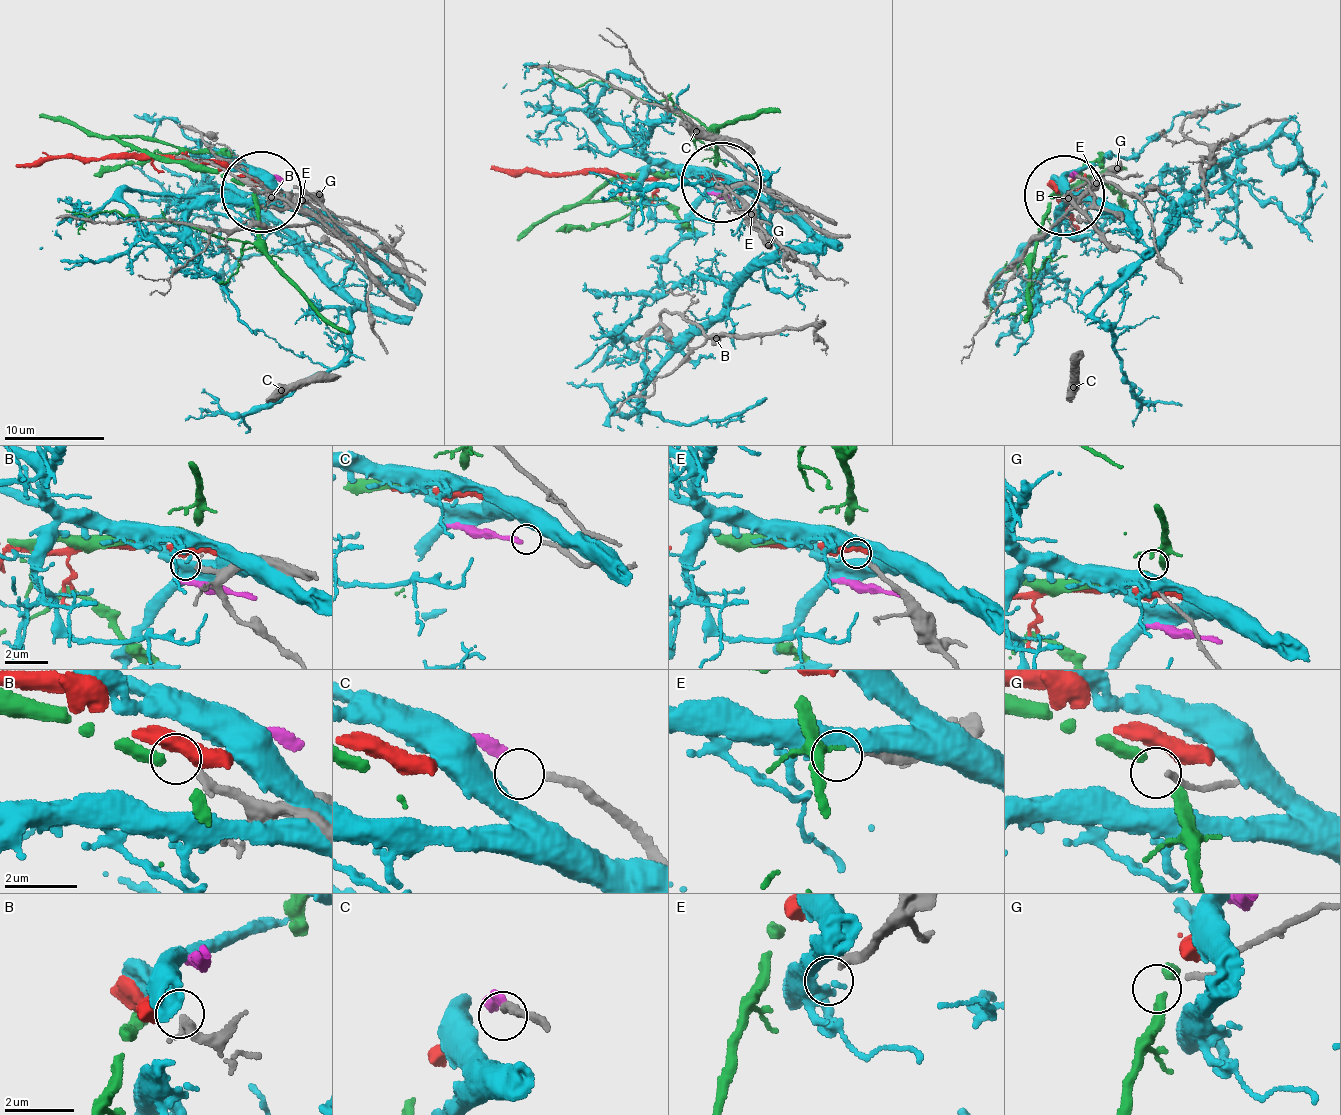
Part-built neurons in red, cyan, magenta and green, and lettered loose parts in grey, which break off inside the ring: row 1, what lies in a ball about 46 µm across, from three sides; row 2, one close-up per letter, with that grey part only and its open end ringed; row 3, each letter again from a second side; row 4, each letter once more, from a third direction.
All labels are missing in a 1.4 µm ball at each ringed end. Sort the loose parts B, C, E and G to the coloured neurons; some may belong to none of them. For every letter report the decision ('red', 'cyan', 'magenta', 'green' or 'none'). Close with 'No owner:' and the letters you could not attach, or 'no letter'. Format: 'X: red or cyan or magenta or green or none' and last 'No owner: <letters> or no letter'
B: none
C: magenta
E: none
G: none
No owner: B, E, G

